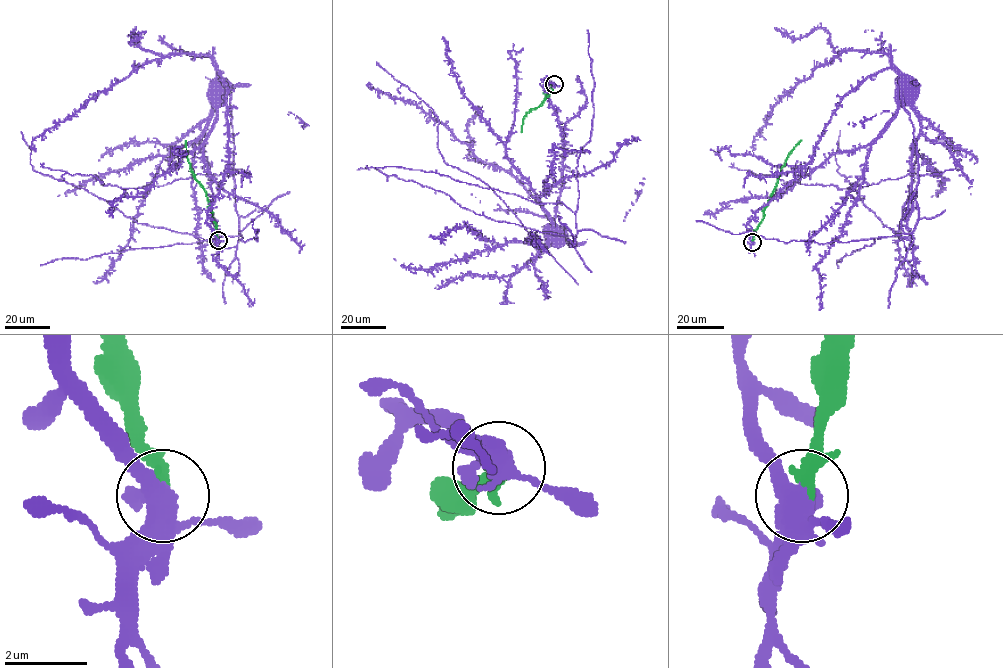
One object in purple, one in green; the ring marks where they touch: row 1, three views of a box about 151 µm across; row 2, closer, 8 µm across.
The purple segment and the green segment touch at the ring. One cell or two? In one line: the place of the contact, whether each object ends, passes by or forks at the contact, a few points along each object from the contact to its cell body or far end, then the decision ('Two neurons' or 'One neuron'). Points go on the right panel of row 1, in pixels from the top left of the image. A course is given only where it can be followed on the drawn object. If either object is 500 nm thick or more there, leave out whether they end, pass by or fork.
Place: (752, 242). At the ring purple forks. At the ring green ends. Course of purple: (752, 241), (747, 223), (810, 160), (839, 102), (867, 77), (886, 69), (893, 69), (903, 83). Course of green: (752, 241), (782, 167), (801, 140). Two neurons

